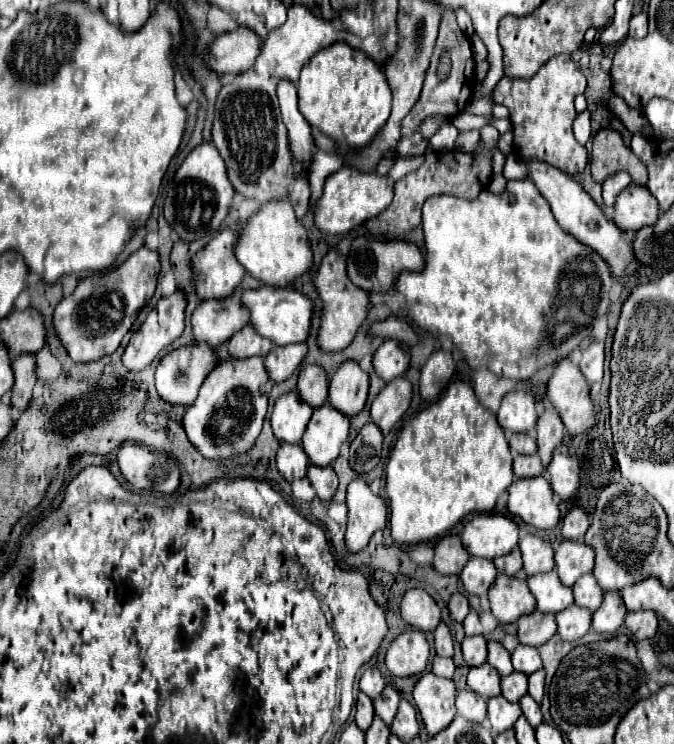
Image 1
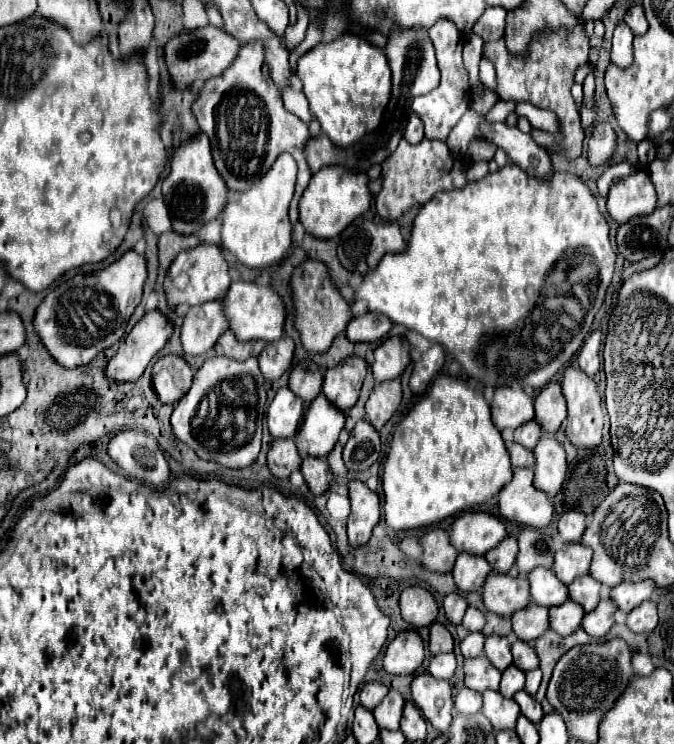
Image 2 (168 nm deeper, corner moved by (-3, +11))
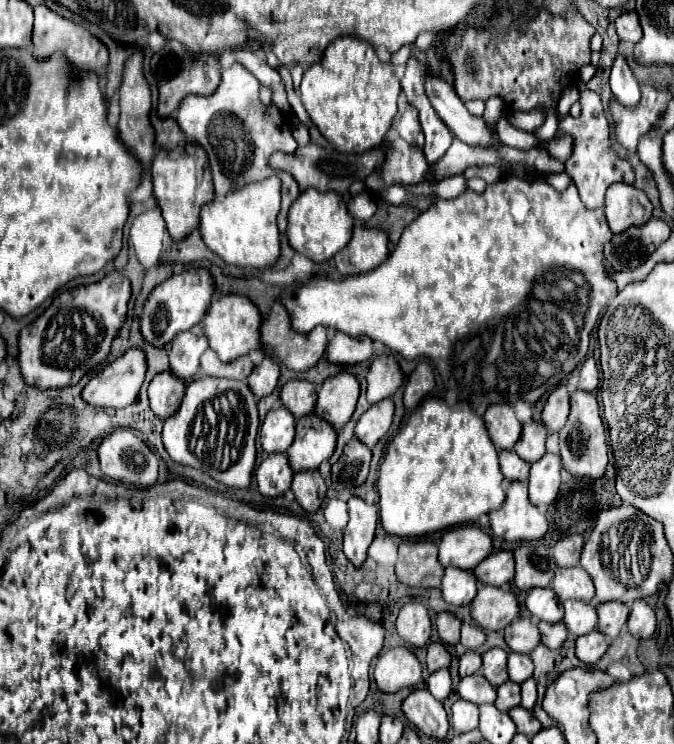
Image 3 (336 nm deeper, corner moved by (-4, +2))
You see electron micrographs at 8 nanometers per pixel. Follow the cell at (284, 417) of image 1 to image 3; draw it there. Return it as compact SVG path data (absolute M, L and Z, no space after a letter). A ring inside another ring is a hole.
M284 406L274 408L266 414L260 426L260 442L266 454L284 452L292 444L292 434L296 432L296 418Z

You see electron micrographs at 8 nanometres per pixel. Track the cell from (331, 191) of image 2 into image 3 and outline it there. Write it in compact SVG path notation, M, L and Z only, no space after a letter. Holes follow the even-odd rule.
M304 190L288 214L288 242L298 254L310 258L312 262L328 262L332 254L348 244L348 238L352 236L352 224L354 220L352 214L348 214L348 204L342 194L332 194L332 190Z

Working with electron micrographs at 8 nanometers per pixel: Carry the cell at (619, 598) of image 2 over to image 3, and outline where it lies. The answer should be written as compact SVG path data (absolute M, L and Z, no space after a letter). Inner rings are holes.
M604 602L598 604L598 630L606 634L610 640L616 638L622 630L622 626L628 620L628 606L620 602Z

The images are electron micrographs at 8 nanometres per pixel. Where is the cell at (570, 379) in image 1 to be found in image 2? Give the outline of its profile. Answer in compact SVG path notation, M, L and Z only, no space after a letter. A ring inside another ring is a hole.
M569 367L561 381L569 415L565 435L577 449L595 449L601 445L605 415L597 385L579 367Z

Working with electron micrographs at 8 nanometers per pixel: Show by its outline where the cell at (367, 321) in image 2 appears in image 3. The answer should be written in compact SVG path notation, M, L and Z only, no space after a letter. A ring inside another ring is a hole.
M336 332L326 348L326 358L334 364L362 364L372 356L370 338L348 338L348 334Z

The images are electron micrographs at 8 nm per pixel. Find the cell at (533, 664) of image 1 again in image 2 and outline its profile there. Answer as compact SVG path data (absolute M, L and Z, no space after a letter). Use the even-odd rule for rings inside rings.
M515 641L515 643L511 645L511 653L513 653L513 665L519 667L521 671L537 669L539 659L537 659L535 649L533 649L529 643L525 643L525 641Z

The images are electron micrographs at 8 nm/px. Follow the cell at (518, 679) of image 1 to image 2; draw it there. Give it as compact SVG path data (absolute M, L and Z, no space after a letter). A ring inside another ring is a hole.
M511 665L507 671L503 671L503 679L501 679L501 695L503 697L513 697L517 691L521 691L525 685L525 673L521 669L517 669L515 665Z

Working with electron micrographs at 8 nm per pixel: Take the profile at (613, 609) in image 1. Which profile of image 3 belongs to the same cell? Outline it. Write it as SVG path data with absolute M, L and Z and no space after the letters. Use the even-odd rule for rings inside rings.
M592 630L592 634L584 634L584 638L576 640L576 656L584 664L596 664L596 660L604 656L608 646L608 638L604 638L600 630Z

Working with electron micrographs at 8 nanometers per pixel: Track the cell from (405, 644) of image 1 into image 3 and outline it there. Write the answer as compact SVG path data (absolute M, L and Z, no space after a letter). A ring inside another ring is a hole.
M398 646L378 658L374 666L374 680L382 692L414 688L422 680L422 664L412 650Z

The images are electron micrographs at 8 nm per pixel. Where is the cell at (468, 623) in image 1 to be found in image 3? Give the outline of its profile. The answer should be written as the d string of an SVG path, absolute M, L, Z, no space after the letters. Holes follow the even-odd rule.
M462 624L462 638L460 638L460 642L464 644L464 648L476 650L476 648L480 648L484 644L484 640L486 640L486 634L484 634L482 628L472 626L472 624Z

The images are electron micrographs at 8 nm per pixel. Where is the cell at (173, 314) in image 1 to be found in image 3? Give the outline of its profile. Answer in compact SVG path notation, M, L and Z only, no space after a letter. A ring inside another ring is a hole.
M130 348L86 384L82 398L96 408L124 408L136 400L144 374L144 350Z

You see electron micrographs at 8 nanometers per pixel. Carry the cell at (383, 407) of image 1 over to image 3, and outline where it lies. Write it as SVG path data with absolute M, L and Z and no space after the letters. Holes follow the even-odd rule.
M384 398L378 404L372 404L356 424L356 438L360 438L368 448L372 448L390 428L394 416L392 398Z

